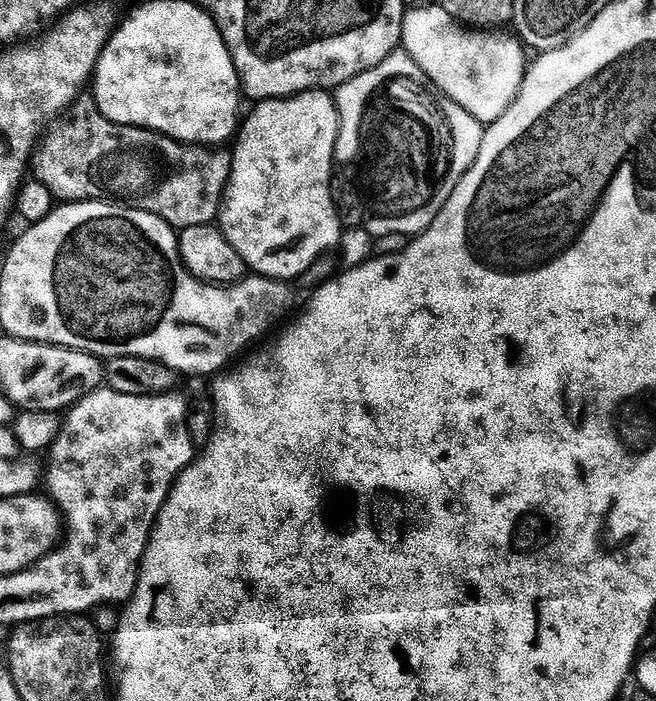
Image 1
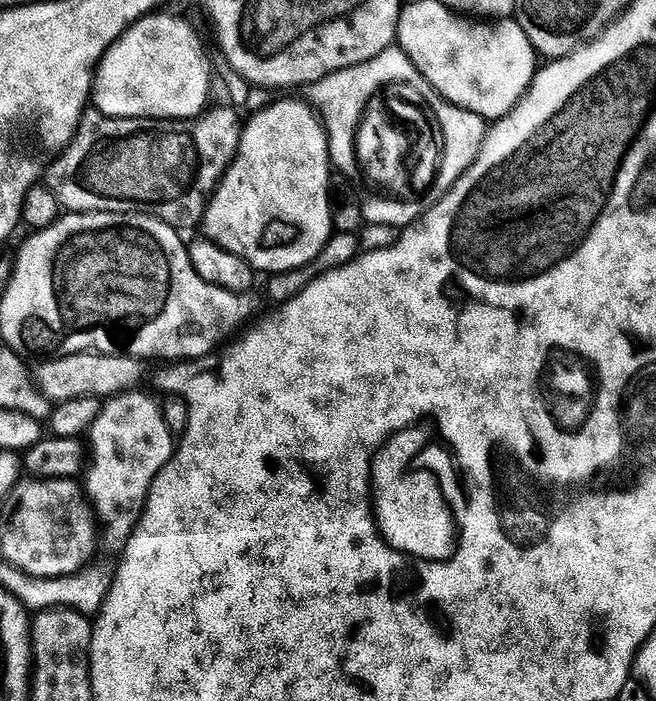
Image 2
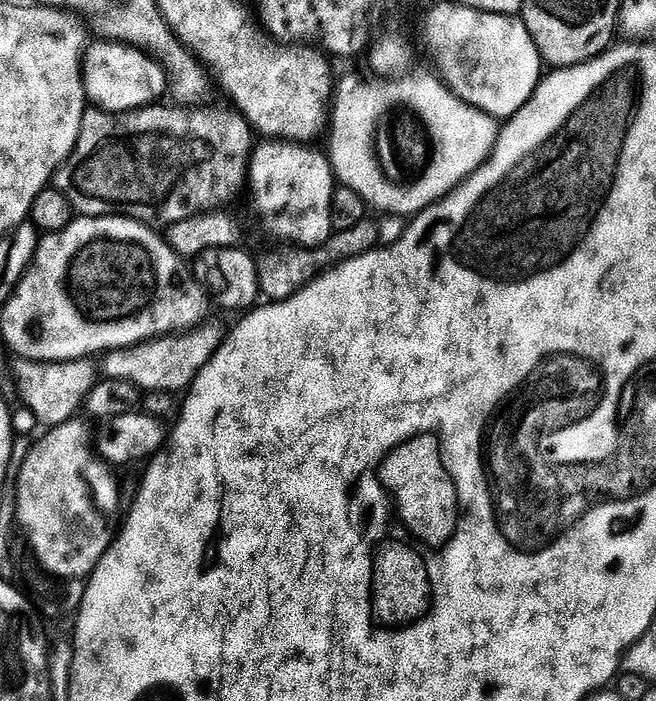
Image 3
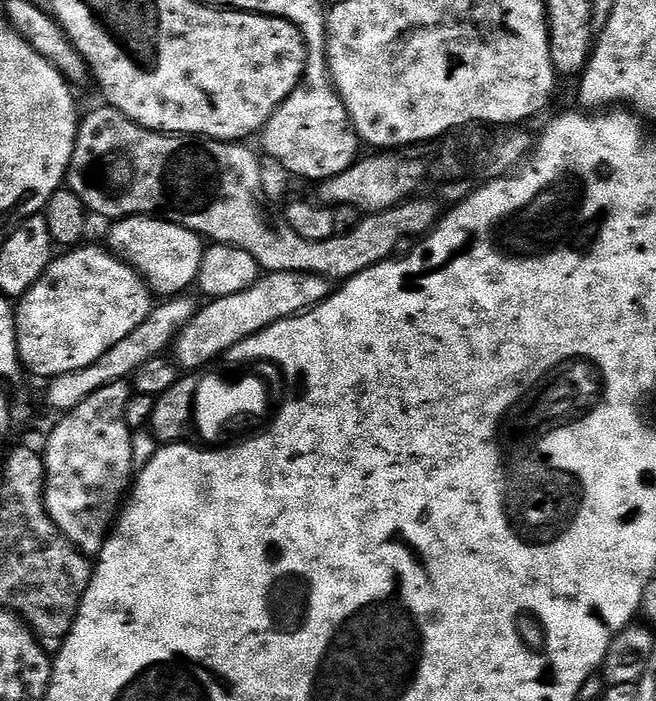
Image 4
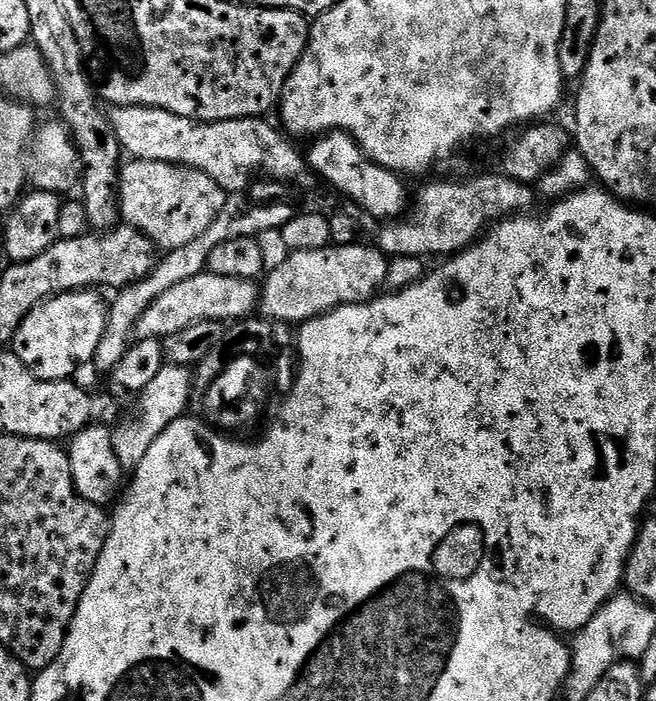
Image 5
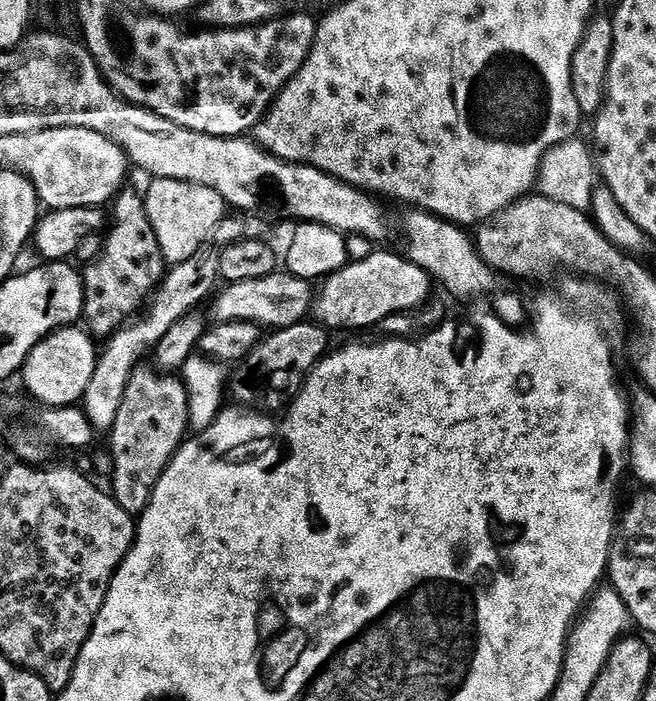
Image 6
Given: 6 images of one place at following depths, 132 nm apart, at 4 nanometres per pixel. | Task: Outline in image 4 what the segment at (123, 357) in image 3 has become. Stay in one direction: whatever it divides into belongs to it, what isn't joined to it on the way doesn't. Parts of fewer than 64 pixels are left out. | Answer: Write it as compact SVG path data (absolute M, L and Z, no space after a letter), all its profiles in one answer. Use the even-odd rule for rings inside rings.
M269 272L261 275L254 286L242 294L230 294L221 300L212 300L195 319L180 332L174 345L176 360L184 370L204 370L211 360L223 357L246 338L257 336L262 330L278 322L299 316L330 295L329 281L322 276L307 276L304 272Z

